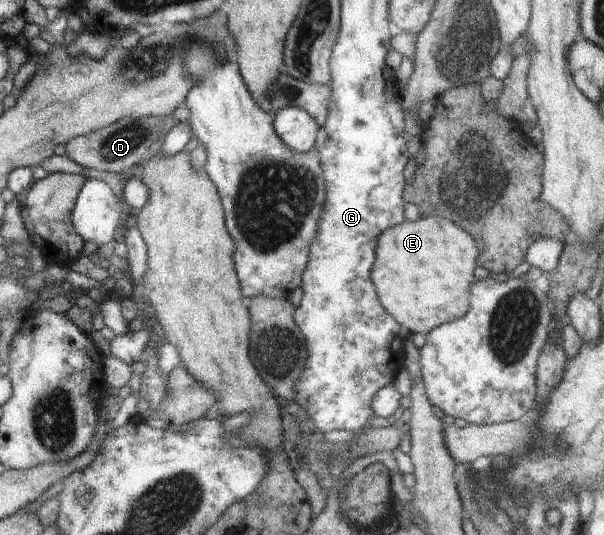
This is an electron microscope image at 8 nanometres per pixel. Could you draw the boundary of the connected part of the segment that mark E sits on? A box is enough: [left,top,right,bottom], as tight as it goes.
[371,214,479,334]

